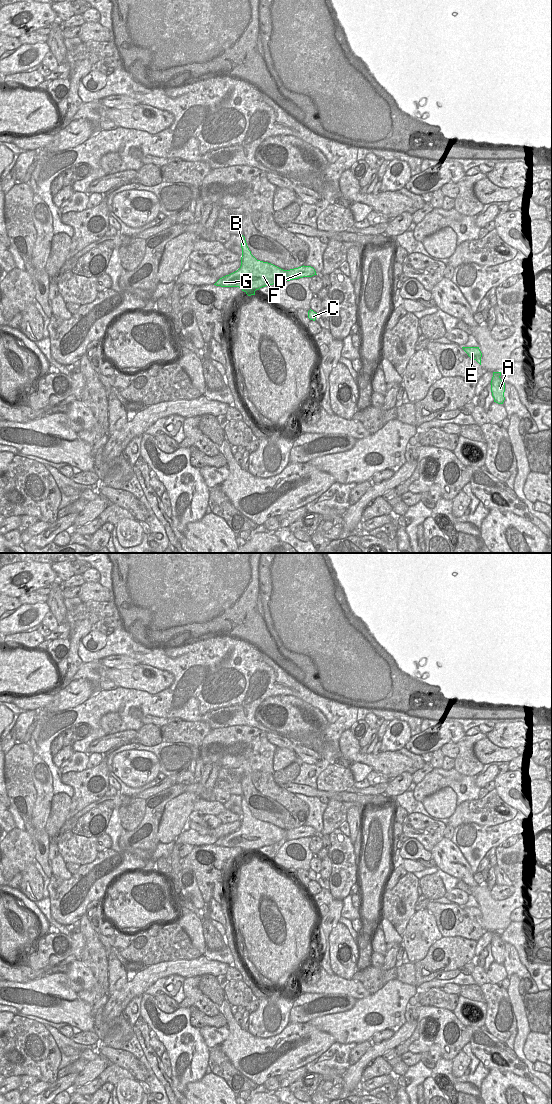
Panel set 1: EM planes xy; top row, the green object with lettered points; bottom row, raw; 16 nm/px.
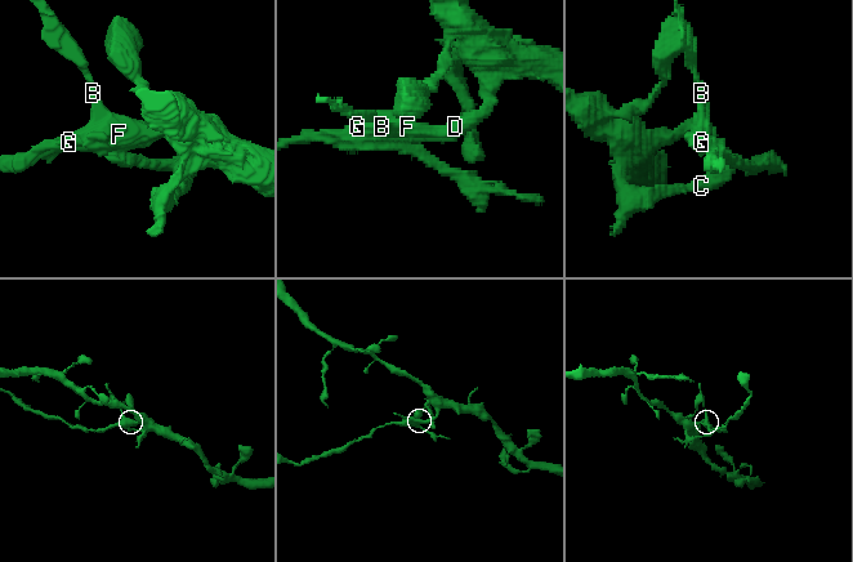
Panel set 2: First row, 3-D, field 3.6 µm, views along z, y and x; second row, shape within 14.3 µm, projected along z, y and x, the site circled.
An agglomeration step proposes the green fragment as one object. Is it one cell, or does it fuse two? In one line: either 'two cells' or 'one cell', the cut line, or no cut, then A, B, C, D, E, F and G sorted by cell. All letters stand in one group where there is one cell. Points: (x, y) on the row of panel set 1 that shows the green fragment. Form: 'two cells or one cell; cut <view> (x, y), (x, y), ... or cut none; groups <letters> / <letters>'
two cells; cut xy (226, 275), (232, 279), (245, 279), (248, 289), (252, 294); groups A B C D E F / G

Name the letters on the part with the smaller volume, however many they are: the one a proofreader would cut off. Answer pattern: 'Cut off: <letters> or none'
Cut off: G

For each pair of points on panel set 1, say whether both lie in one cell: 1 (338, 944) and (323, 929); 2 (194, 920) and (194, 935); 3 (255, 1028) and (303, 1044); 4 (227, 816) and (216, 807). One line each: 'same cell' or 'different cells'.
1: different cells
2: same cell
3: different cells
4: different cells

